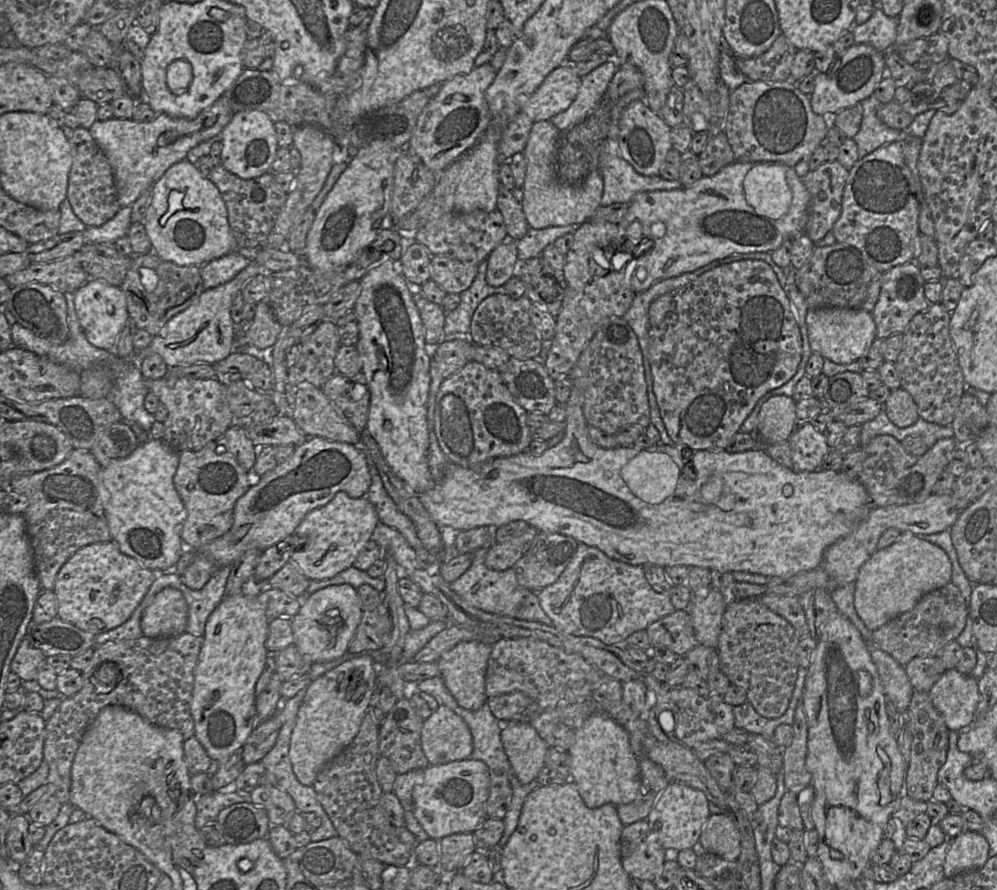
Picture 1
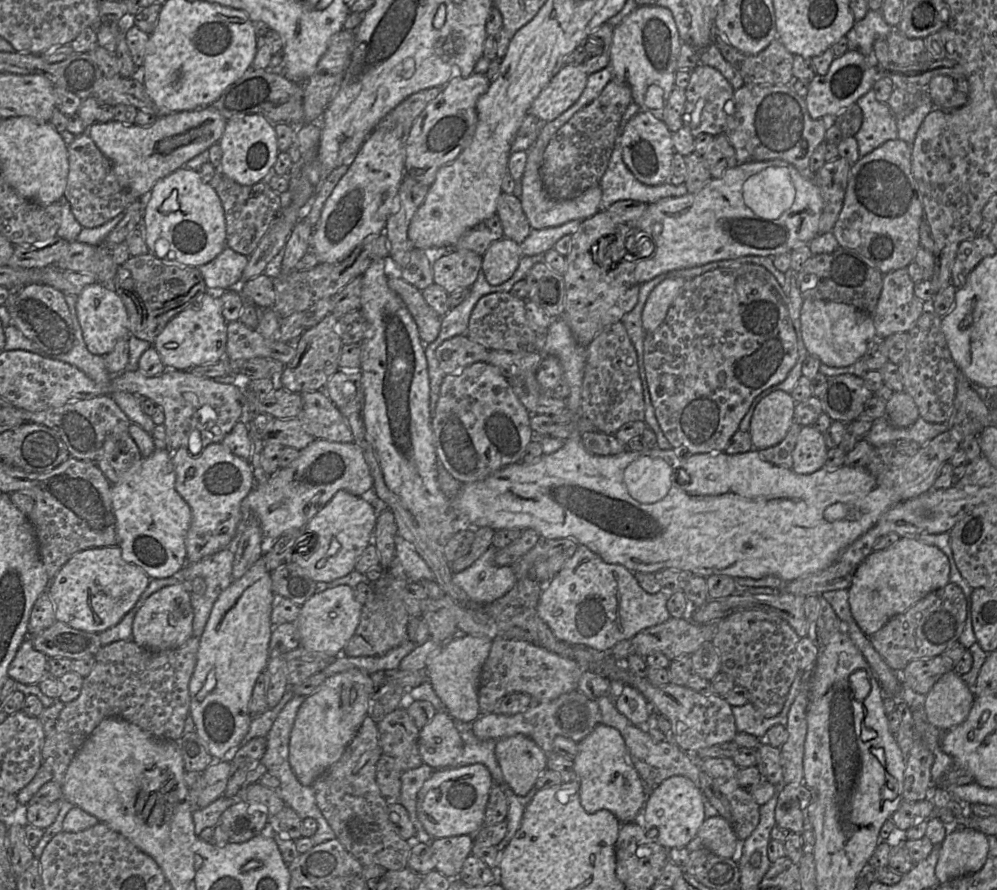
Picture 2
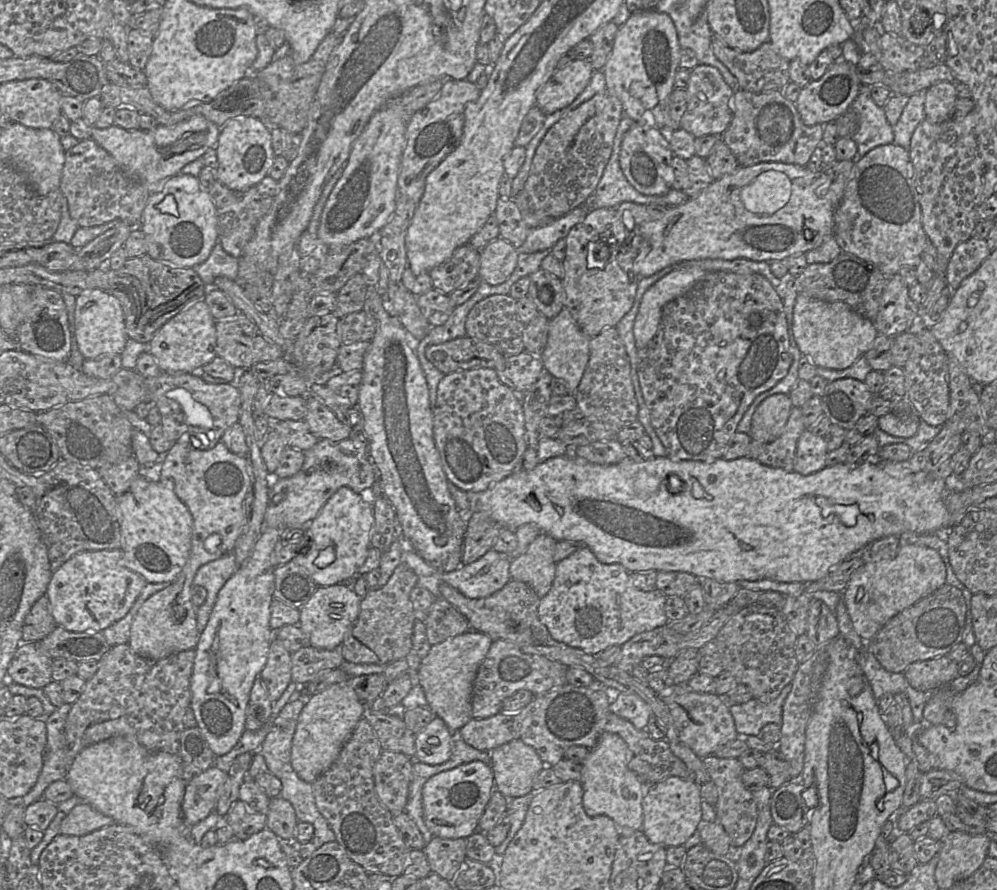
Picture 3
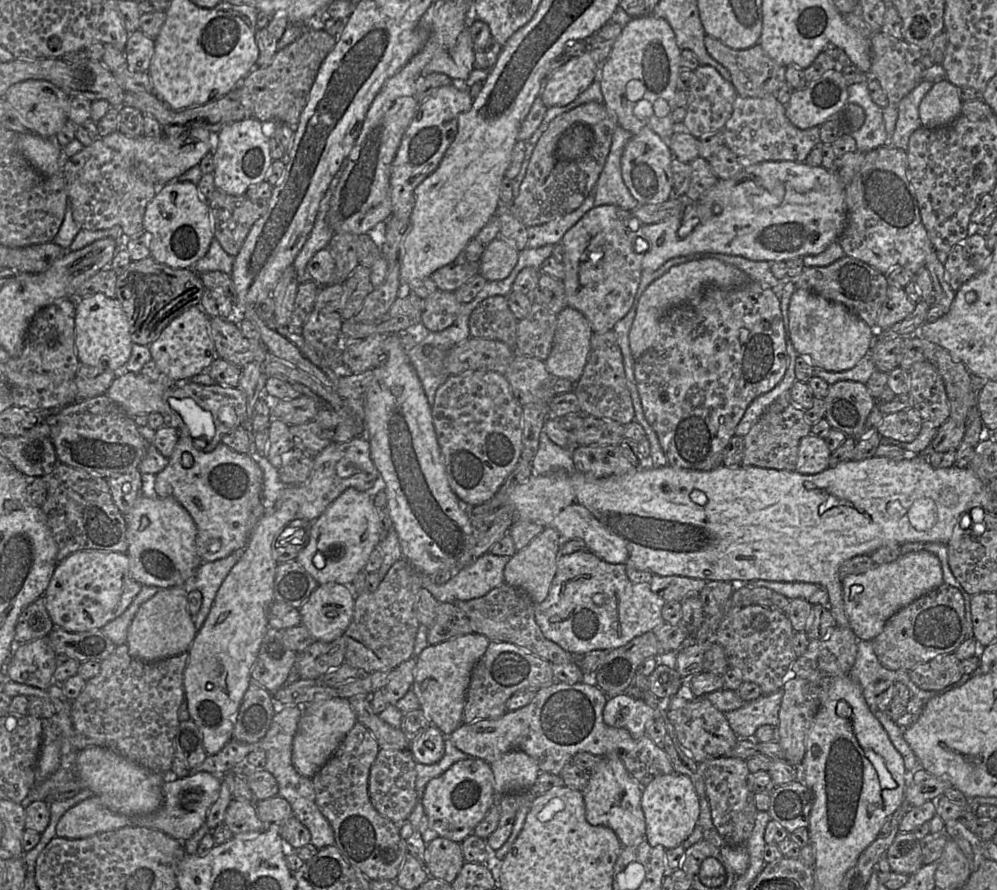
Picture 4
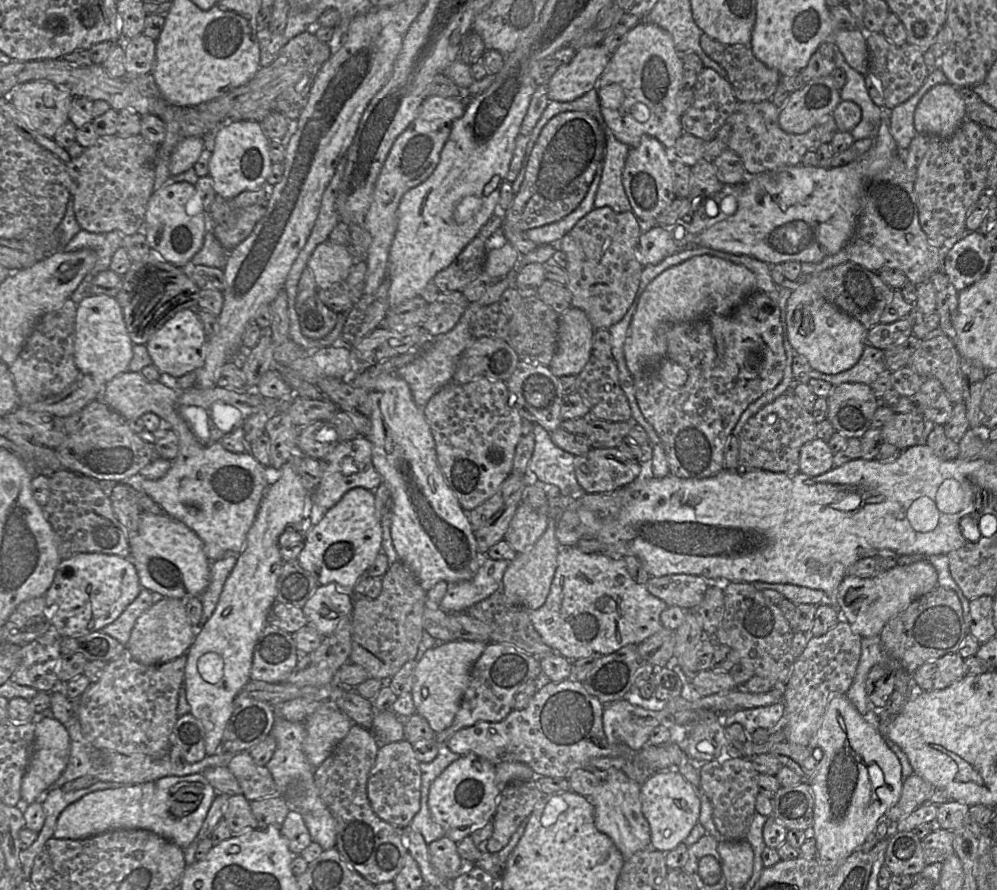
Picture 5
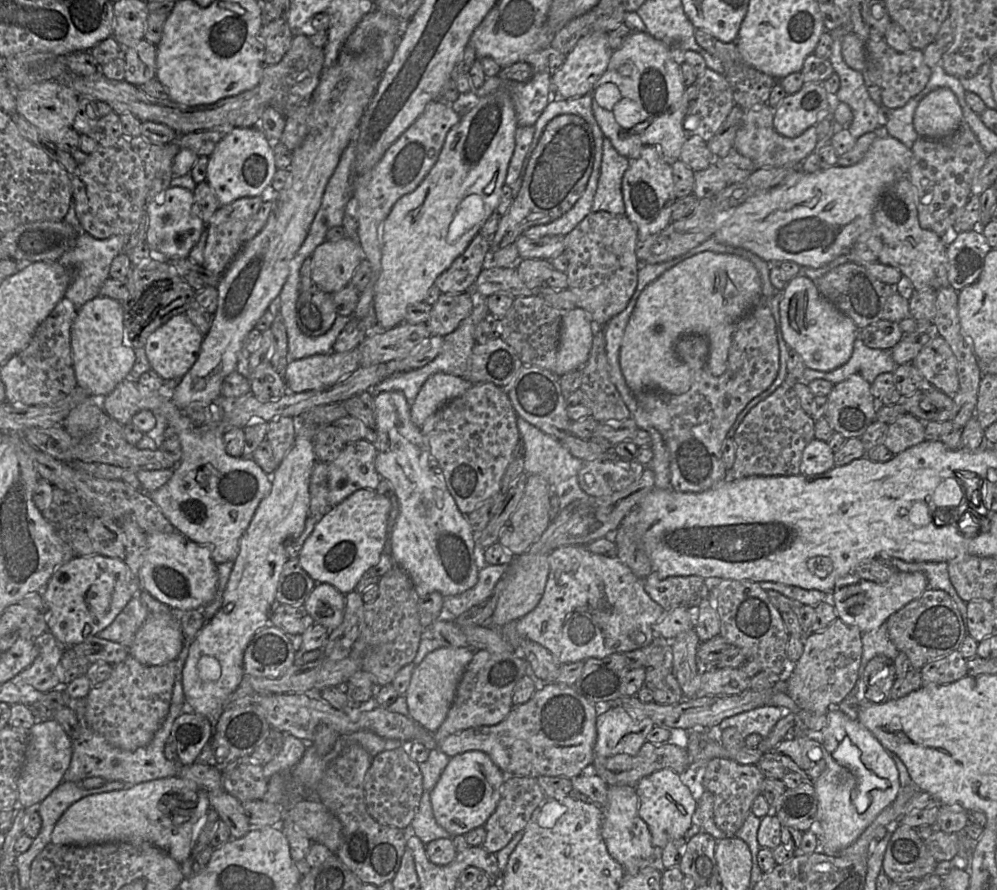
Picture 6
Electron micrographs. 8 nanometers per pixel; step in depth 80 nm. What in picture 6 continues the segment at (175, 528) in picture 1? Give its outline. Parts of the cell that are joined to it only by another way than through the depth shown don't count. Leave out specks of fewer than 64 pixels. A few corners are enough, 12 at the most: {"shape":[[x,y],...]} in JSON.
{"shape":[[150,533],[140,590],[172,610],[203,609],[218,570],[208,546]]}

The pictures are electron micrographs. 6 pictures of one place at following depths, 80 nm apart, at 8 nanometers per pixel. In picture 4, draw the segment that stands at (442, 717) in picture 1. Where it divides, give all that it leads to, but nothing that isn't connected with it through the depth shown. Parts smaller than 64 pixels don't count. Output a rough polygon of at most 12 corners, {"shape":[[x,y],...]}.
{"shape":[[431,724],[410,743],[416,763],[444,755],[445,736]]}

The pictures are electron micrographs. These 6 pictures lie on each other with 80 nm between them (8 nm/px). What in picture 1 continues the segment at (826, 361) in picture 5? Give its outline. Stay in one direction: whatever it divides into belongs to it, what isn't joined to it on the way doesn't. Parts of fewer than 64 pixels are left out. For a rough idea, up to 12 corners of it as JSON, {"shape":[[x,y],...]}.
{"shape":[[809,308],[812,352],[859,360],[876,338],[864,309]]}

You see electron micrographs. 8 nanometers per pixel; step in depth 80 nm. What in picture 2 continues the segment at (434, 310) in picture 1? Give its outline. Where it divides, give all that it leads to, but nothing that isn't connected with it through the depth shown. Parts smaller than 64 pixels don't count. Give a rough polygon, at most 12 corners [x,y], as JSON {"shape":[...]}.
{"shape":[[387,276],[388,286],[405,303],[423,343],[439,335],[442,317],[420,290],[401,278]]}

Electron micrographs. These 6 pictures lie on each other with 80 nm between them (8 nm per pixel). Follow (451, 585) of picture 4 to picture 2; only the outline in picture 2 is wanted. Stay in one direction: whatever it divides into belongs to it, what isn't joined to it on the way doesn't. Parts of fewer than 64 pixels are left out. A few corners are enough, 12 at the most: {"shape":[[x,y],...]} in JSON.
{"shape":[[491,545],[452,576],[473,602],[491,603],[517,582]]}

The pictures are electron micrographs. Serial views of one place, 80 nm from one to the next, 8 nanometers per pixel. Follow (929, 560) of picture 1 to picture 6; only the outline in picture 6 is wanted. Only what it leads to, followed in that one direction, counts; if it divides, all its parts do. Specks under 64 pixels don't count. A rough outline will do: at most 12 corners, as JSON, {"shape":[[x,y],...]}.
{"shape":[[851,572],[836,581],[837,618],[861,632],[919,598],[927,578],[896,572],[885,584]]}

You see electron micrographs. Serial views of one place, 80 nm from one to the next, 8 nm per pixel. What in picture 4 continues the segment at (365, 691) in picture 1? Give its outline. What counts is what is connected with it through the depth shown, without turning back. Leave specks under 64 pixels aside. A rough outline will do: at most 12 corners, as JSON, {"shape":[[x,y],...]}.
{"shape":[[347,698],[305,705],[292,763],[313,778],[352,729]]}

